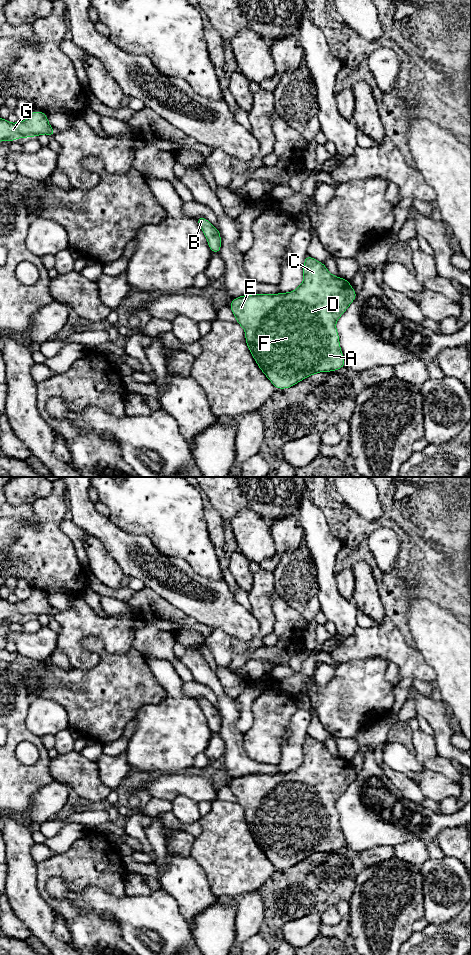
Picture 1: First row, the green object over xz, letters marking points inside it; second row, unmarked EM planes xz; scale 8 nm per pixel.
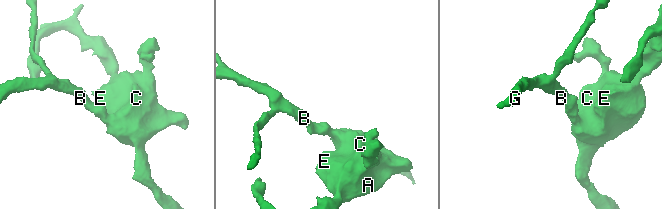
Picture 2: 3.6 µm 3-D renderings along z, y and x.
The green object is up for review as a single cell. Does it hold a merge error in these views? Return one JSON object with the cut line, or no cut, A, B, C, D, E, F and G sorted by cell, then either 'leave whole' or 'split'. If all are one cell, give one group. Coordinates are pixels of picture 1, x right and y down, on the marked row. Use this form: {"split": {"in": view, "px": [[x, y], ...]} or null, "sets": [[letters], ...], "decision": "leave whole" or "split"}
{"split": null, "sets": [["A", "B", "C", "D", "E", "F", "G"]], "decision": "leave whole"}

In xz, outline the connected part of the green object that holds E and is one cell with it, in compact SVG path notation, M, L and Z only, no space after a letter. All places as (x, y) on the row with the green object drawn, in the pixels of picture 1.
M309 255L304 260L303 275L303 282L292 292L243 295L230 303L236 322L244 328L248 349L276 389L290 388L308 376L345 367L336 322L355 300L357 293L348 280L332 275L324 263Z

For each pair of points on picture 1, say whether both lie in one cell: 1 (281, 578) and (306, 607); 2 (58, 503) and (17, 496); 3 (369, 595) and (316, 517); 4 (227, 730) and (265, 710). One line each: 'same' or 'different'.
1: same
2: different
3: different
4: different

